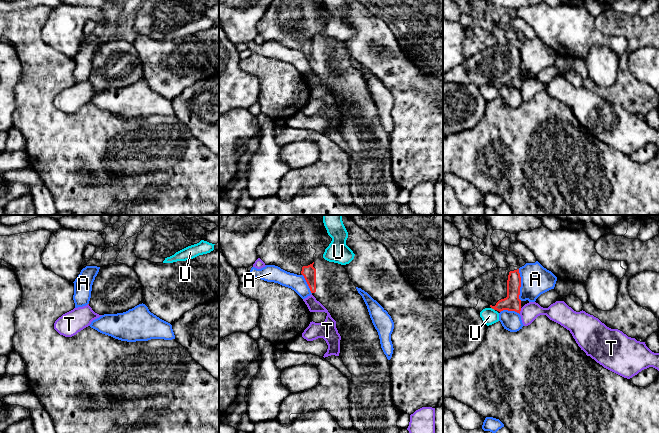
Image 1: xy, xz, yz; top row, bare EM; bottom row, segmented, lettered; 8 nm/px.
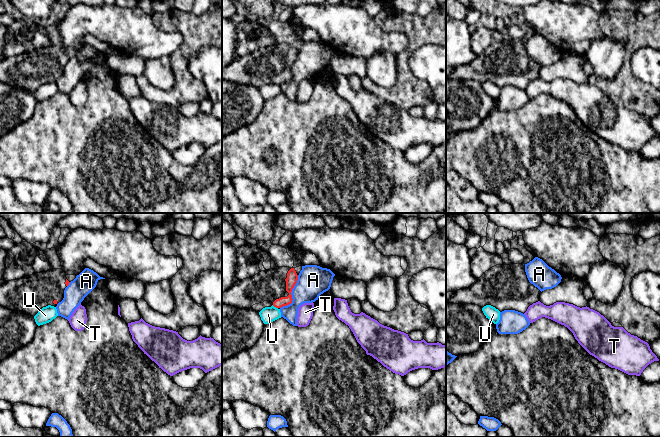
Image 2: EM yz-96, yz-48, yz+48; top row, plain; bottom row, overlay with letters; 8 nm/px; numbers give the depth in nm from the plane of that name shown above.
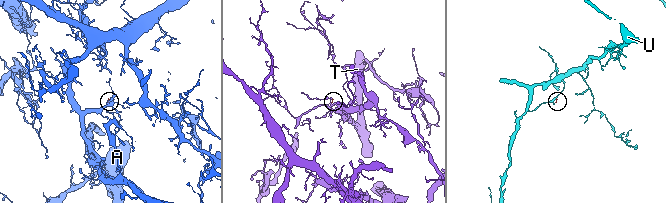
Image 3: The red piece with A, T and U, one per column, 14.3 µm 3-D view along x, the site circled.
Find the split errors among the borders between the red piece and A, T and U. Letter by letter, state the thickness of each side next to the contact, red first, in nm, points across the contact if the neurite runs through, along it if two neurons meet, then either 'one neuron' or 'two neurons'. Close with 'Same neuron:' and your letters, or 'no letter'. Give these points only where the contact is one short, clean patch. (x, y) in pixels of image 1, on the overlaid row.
A: 130 nm thick on the red side, 240 nm on the other; border along yz (518, 269), (520, 277), (519, 298), (521, 300); two neurons
T: 130 nm thick on the red side, 150 nm on the other; border along yz (521, 308), (519, 313); two neurons
U: 130 nm thick on the red side, 130 nm on the other; border along yz (491, 307), (494, 310); two neurons
Same neuron: no letter

